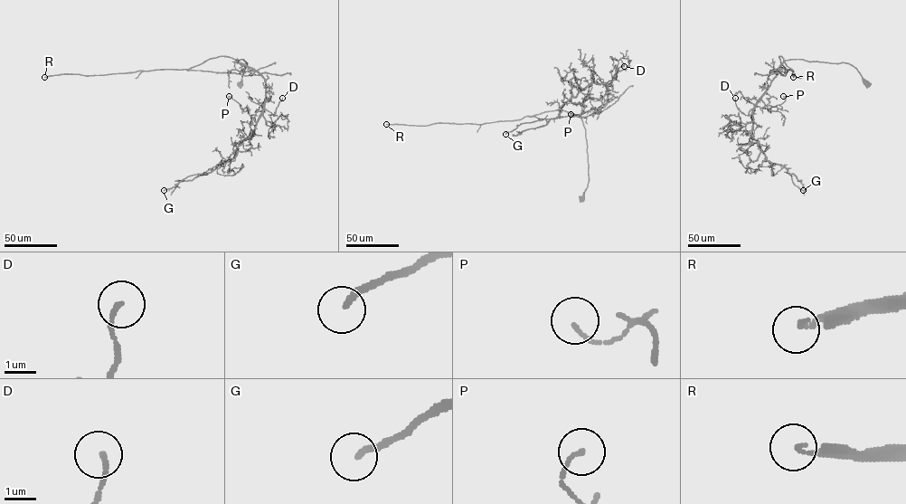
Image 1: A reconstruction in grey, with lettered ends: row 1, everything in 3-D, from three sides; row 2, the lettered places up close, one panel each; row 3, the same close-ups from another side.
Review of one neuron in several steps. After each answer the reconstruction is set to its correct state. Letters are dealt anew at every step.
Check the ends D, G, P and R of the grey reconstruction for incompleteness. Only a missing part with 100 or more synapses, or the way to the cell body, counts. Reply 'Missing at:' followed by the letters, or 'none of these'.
Missing at: R

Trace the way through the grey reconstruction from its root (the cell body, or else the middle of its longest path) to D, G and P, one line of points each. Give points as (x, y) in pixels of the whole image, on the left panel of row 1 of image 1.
D: (240, 84), (247, 63), (243, 59), (238, 61), (252, 68), (264, 80), (263, 109), (275, 115), (282, 98)
G: (240, 84), (243, 59), (238, 61), (265, 82), (254, 134), (211, 172), (164, 190)
P: (240, 84), (247, 63), (243, 59), (238, 61), (255, 70), (265, 82), (259, 119), (229, 96)

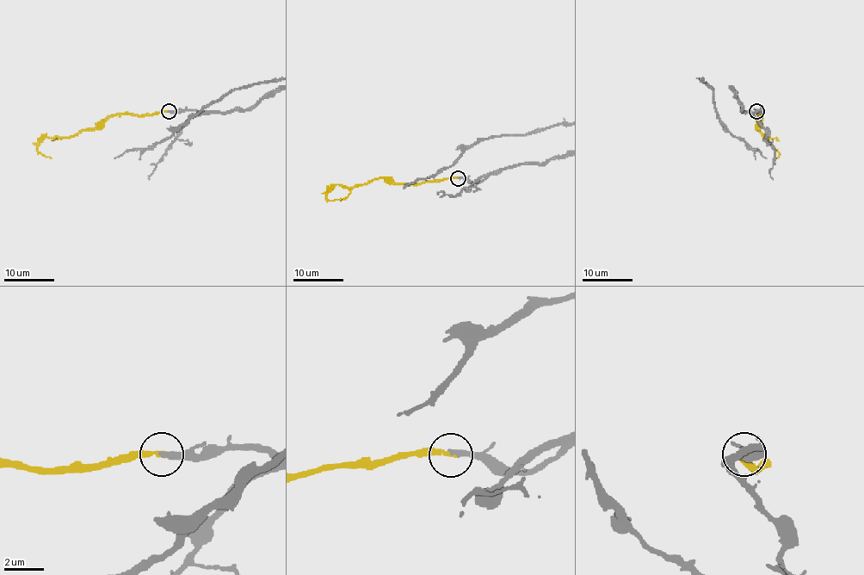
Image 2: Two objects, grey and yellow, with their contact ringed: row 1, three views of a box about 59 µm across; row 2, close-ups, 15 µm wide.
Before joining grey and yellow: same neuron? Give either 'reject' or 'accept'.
accept

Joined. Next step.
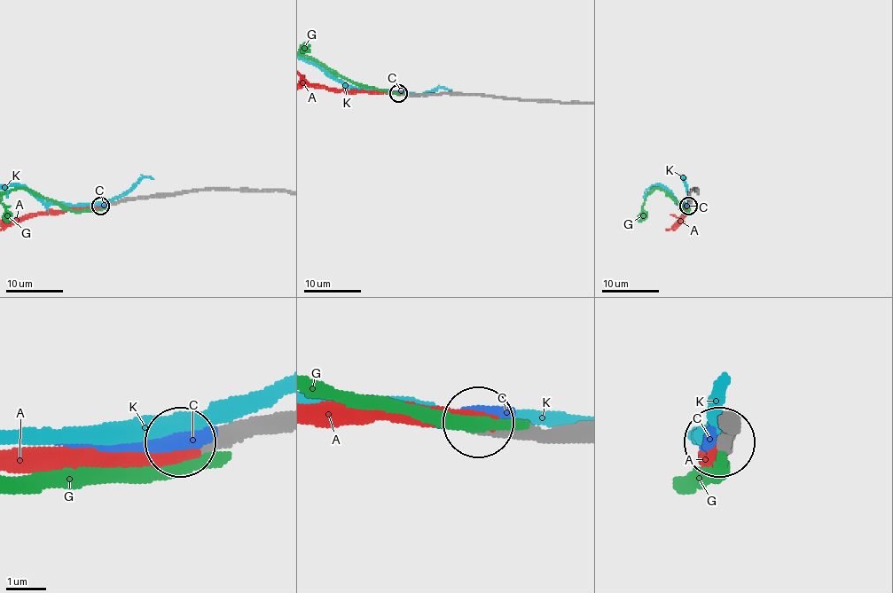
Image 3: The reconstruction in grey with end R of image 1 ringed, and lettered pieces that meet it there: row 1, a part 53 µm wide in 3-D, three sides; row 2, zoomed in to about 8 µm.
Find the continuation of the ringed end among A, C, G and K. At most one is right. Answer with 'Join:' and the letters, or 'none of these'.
Join: A

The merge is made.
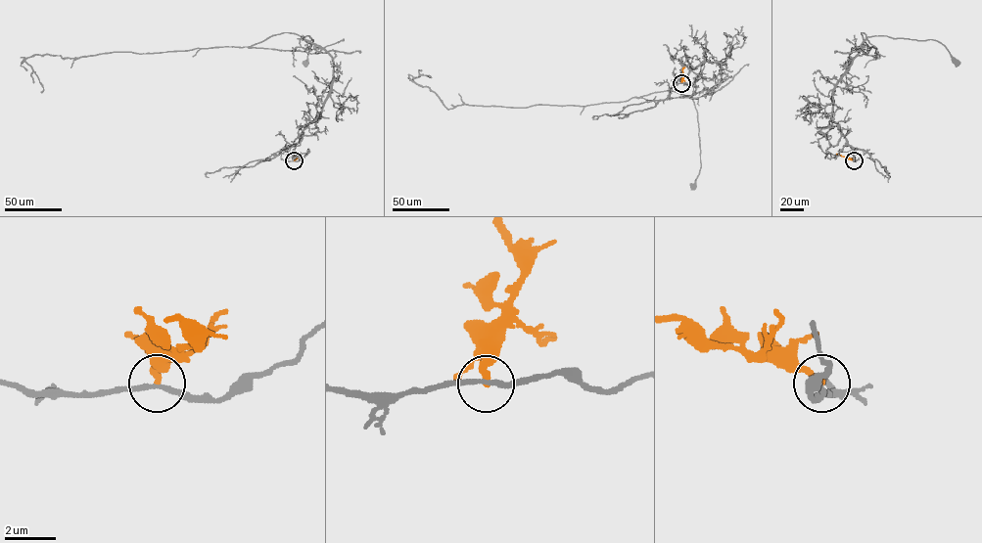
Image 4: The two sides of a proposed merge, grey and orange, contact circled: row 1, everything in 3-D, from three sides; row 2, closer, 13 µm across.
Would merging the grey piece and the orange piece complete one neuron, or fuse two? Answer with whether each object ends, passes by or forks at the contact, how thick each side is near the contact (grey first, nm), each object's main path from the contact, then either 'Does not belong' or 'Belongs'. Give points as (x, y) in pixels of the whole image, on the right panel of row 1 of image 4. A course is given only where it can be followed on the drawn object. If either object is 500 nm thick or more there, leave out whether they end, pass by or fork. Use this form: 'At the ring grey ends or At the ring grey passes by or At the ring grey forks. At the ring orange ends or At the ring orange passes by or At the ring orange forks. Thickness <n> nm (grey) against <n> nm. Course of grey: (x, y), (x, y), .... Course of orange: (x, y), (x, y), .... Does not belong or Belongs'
At the ring grey passes by. At the ring orange ends. Thickness 200 nm (grey) against 240 nm. Course of grey: (854, 160), (865, 152), (847, 144), (832, 120), (832, 94), (867, 37), (935, 40), (957, 63). Course of orange: (854, 160), (836, 154). Does not belong

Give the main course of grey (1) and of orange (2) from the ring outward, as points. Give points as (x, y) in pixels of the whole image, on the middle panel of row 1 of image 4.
1: (681, 83), (674, 83), (669, 95), (701, 64), (720, 65), (721, 82), (690, 96), (701, 164), (693, 186)
2: (681, 83), (684, 66)

